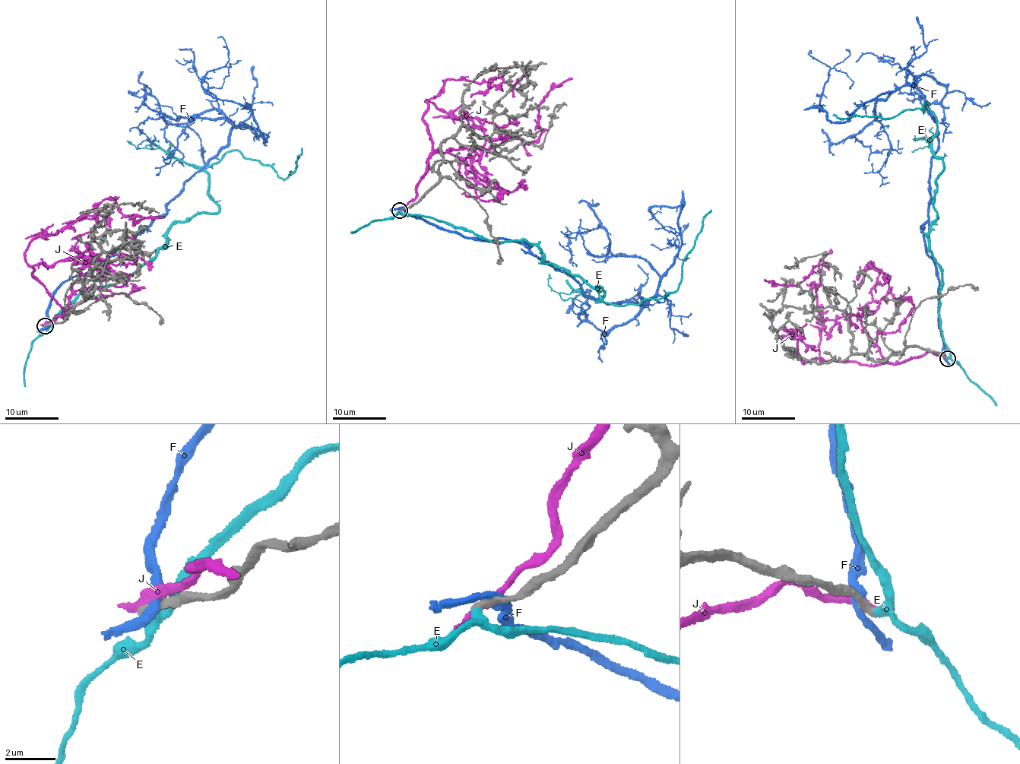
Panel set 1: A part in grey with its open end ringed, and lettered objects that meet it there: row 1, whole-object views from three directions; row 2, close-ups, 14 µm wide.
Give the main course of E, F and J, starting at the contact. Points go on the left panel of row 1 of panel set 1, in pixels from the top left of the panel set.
E: (45, 326), (79, 294), (147, 264), (172, 225), (216, 212), (205, 169), (228, 152), (281, 178), (302, 147)
F: (47, 323), (61, 284), (166, 212), (233, 128), (265, 143), (248, 109), (203, 87), (226, 67), (210, 87)
J: (46, 324), (64, 311), (34, 277), (29, 242), (102, 201), (136, 216), (135, 223), (163, 217)

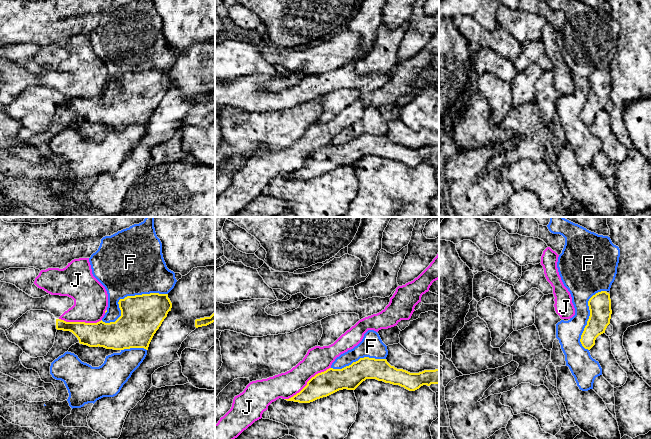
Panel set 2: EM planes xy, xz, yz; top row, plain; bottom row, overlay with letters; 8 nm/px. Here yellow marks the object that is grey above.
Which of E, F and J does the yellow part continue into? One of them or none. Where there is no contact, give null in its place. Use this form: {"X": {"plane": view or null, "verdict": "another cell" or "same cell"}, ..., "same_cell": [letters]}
{"E": {"plane": null, "verdict": "same cell"}, "F": {"plane": "xy", "verdict": "another cell"}, "J": {"plane": "xz", "verdict": "another cell"}, "same_cell": ["E"]}

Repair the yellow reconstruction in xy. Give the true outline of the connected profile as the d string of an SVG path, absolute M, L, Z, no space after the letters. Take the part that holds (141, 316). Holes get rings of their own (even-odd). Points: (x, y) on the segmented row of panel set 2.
M150 293L127 296L120 299L118 304L121 316L115 322L105 323L101 320L97 323L85 323L56 319L56 329L72 332L78 338L80 344L89 347L99 346L113 350L144 348L148 350L154 334L167 317L168 312L171 311L172 303L168 294Z

